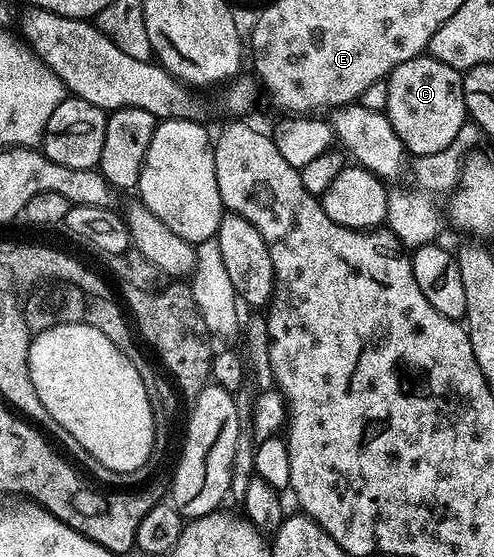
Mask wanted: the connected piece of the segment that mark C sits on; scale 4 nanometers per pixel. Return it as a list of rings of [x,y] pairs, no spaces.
[[[420,55],[401,63],[386,82],[389,103],[385,114],[408,154],[418,158],[443,152],[453,139],[457,139],[461,127],[468,124],[463,73],[449,67],[449,63],[441,63],[430,55]]]

